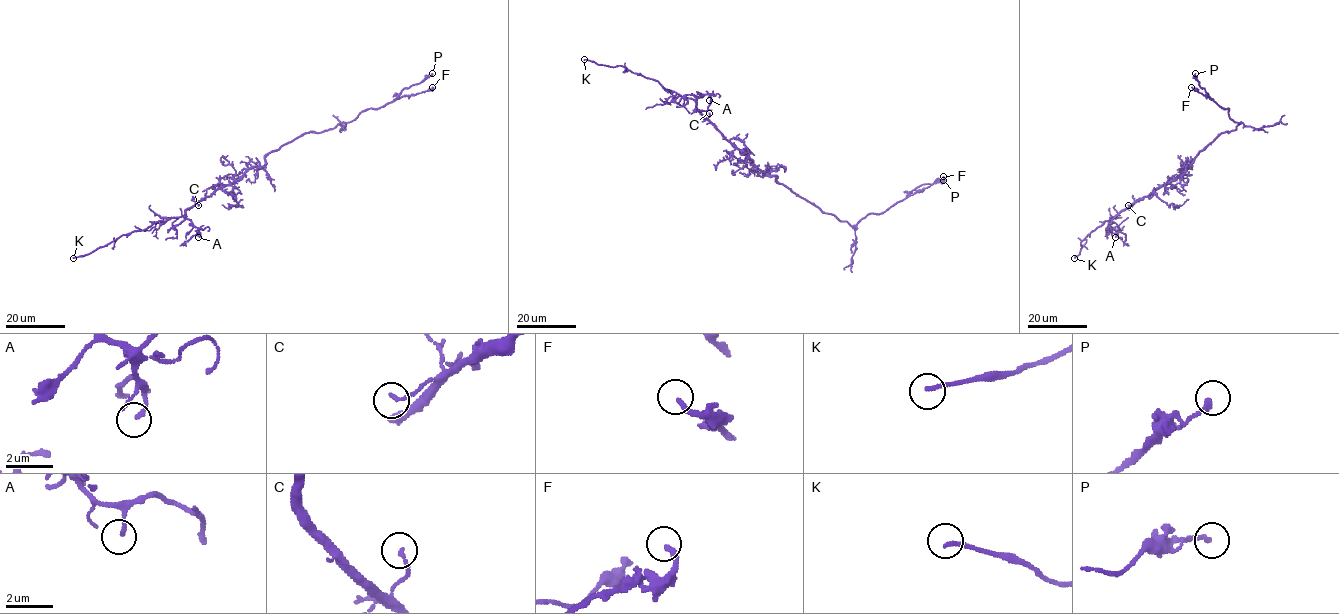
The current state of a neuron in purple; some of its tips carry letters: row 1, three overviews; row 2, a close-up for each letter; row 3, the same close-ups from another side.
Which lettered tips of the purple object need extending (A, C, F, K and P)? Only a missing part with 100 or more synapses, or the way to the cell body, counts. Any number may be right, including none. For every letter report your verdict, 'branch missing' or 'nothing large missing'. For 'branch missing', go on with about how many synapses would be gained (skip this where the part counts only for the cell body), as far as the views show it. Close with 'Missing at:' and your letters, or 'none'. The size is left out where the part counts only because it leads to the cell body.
A: nothing large missing
C: nothing large missing
F: nothing large missing
K: branch missing
P: nothing large missing
Missing at: K

